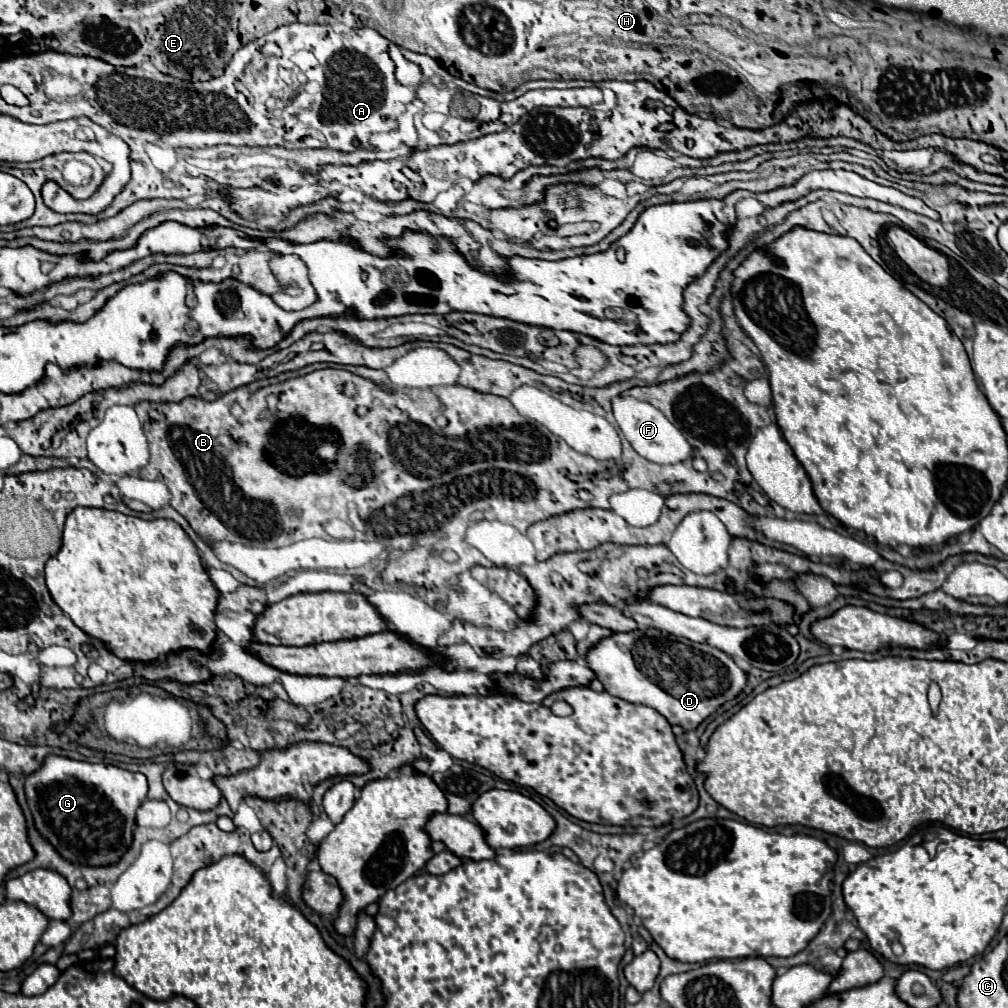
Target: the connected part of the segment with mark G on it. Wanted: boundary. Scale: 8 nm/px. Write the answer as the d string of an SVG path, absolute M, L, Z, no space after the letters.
M48 754L42 766L24 780L24 790L36 830L56 848L56 852L60 852L60 856L64 856L64 860L78 866L108 866L116 864L132 846L136 810L148 794L148 784L146 776L140 772L130 772L112 764L90 764Z

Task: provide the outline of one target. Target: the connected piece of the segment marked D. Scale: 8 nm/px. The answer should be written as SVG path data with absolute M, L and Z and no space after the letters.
M654 628L612 632L588 648L586 664L606 692L634 704L650 706L672 726L682 726L684 730L694 730L718 706L736 698L746 684L746 672L726 652L710 644L692 644L692 640Z

